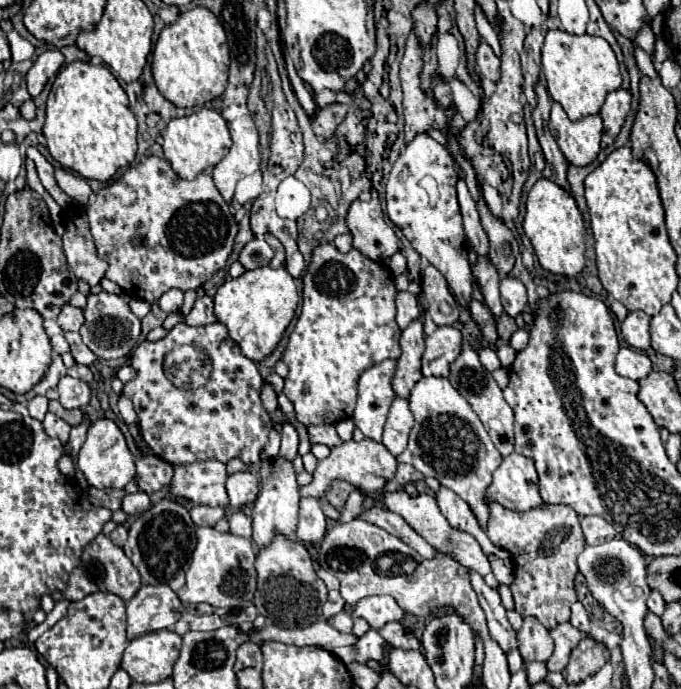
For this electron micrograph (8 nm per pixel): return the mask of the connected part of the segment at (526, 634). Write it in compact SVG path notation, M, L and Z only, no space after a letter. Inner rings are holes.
M532 617L524 619L524 625L518 631L518 643L518 651L524 661L548 661L554 651L554 643L548 629Z

